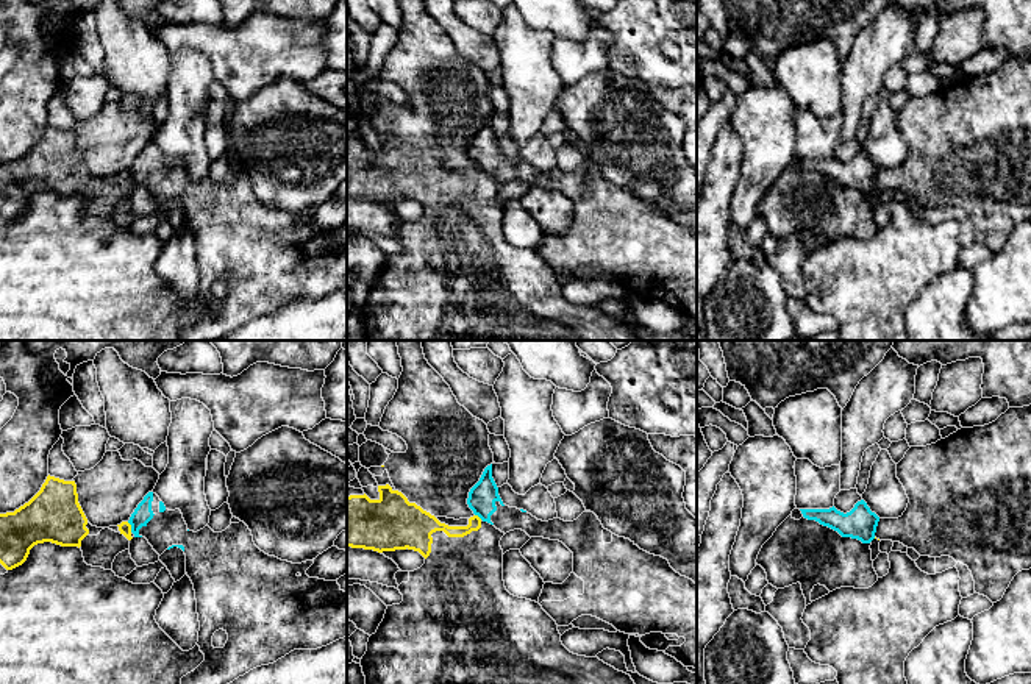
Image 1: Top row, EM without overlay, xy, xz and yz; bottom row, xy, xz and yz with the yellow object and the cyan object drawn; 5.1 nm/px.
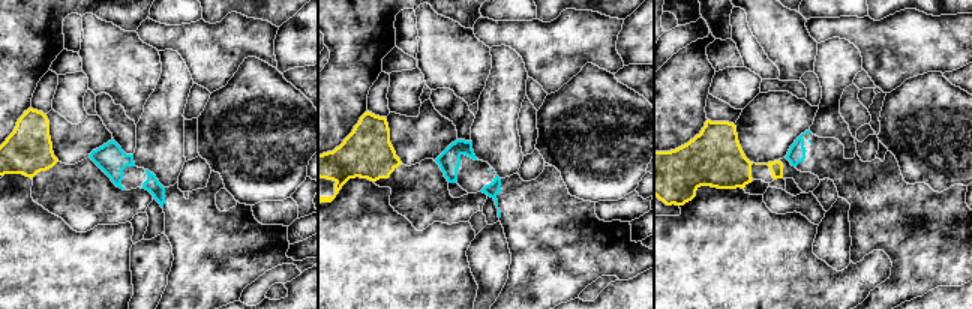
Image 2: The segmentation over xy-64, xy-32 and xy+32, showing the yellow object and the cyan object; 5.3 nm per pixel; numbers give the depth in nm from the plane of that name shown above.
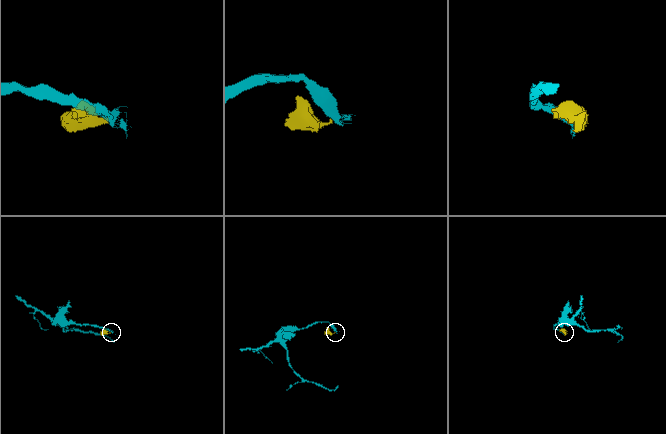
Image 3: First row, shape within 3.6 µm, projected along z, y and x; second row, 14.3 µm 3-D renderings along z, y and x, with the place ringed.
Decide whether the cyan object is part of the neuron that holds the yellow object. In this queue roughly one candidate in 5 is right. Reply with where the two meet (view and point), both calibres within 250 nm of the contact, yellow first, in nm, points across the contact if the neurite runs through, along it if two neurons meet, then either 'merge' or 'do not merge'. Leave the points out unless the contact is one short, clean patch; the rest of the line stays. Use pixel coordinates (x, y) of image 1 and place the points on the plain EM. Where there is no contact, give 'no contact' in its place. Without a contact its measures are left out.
xy (130, 177) | 60/100 nm | along xy (127, 172), (131, 181) | do not merge

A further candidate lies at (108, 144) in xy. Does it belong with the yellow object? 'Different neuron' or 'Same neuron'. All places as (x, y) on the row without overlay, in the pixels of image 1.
Different neuron

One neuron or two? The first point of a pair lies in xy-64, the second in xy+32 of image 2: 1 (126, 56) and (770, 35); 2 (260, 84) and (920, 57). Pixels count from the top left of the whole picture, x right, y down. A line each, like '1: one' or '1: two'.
1: one
2: two

